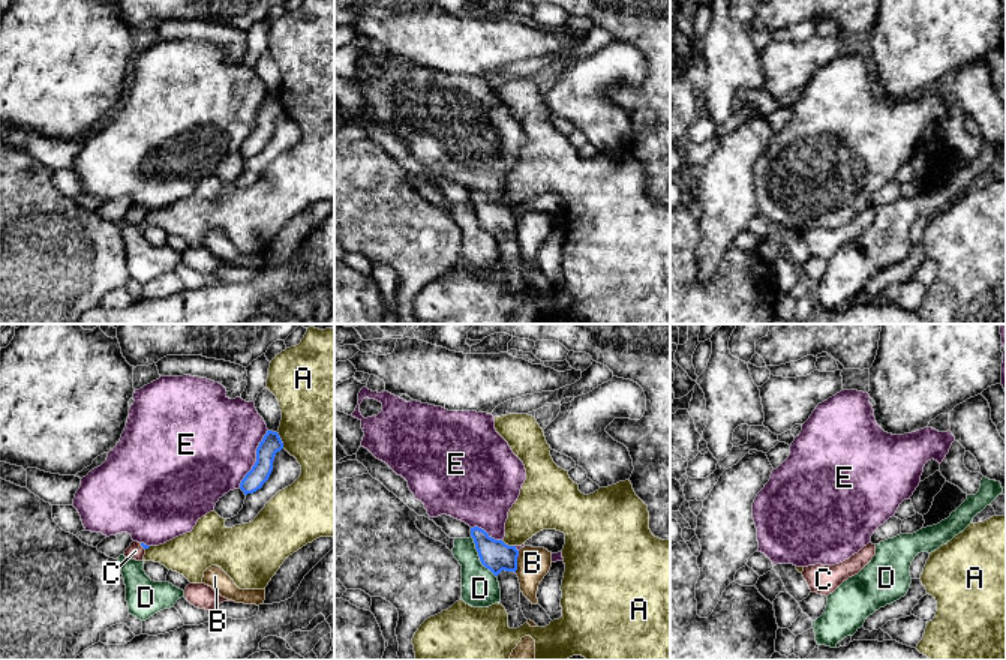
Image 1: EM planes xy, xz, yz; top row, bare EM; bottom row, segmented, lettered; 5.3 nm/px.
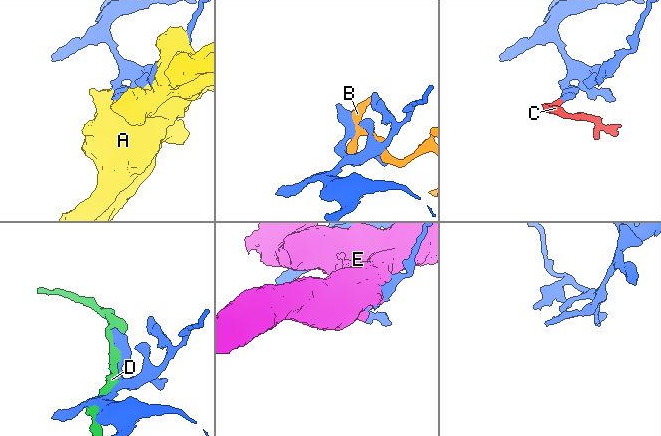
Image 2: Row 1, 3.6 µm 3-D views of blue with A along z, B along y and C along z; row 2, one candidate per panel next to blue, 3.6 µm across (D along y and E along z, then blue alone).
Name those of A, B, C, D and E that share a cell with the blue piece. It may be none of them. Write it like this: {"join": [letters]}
{"join": ["C"]}

